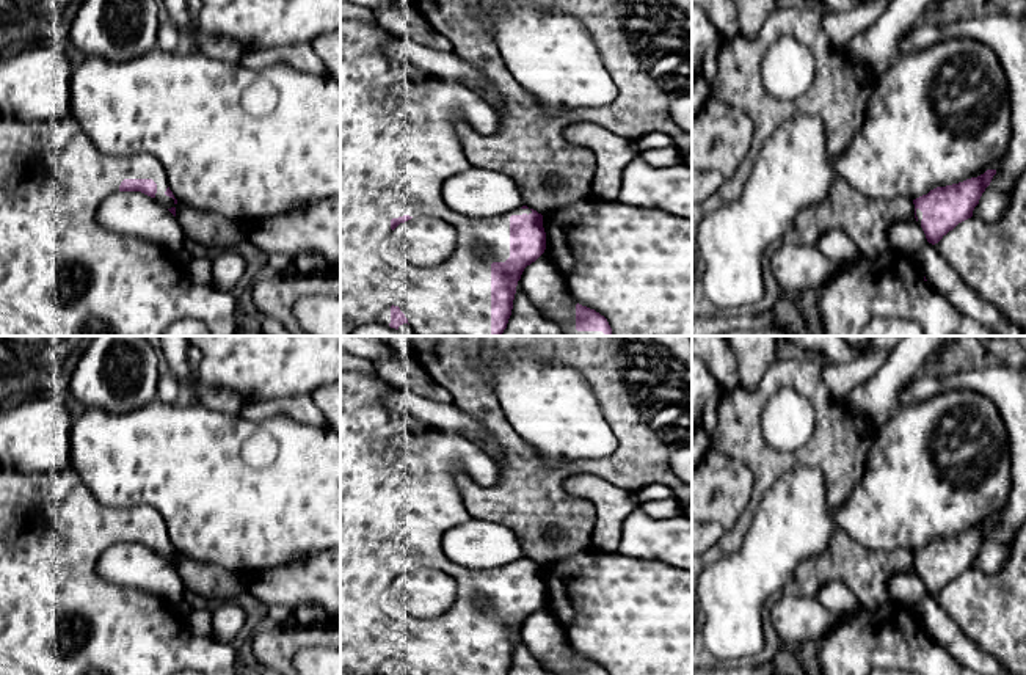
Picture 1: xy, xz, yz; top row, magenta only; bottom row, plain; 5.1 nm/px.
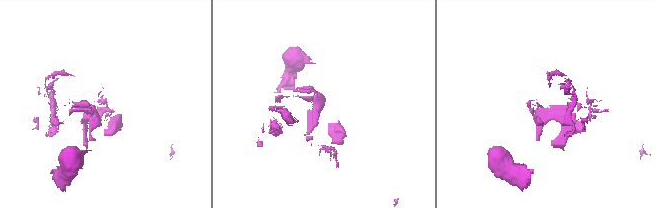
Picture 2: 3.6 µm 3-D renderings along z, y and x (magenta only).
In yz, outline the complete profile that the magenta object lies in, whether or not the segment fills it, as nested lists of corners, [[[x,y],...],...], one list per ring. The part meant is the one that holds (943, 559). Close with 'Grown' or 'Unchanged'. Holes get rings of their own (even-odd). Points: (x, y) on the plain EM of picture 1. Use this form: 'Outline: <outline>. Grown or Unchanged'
Outline: [[[1002,510],[996,512],[977,529],[937,538],[927,546],[913,551],[915,570],[921,576],[929,595],[938,595],[959,575],[973,568],[974,559],[1001,516]]]. Grown

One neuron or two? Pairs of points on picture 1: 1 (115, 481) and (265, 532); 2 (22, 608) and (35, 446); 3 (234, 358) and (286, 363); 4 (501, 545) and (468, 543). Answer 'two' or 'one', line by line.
1: one
2: two
3: one
4: one

